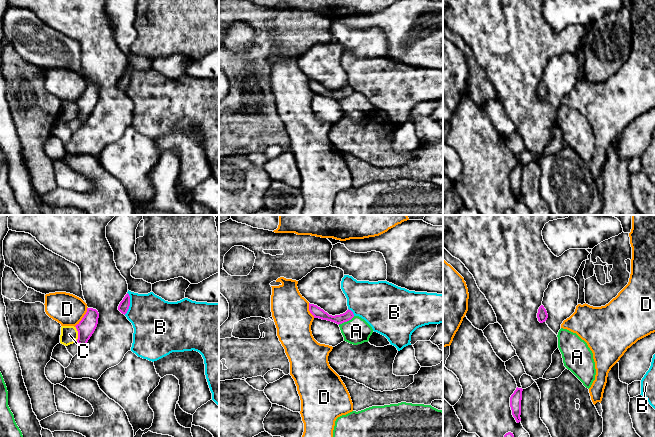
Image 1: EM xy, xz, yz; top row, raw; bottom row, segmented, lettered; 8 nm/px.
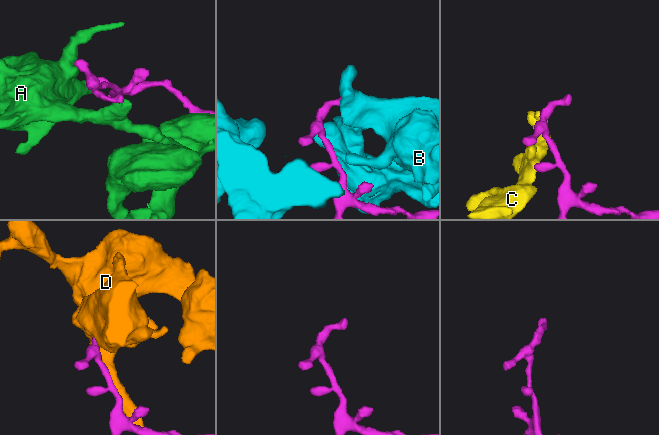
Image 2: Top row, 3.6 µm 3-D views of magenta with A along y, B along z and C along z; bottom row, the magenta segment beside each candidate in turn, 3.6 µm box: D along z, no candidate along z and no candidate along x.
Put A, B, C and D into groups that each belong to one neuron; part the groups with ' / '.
A / B / C / D

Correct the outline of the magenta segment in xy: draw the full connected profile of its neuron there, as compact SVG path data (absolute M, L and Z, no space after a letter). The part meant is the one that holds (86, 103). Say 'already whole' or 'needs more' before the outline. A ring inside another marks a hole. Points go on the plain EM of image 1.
already whole; M87 84L82 96L75 102L78 107L77 119L85 122L98 100L99 89L96 85Z

